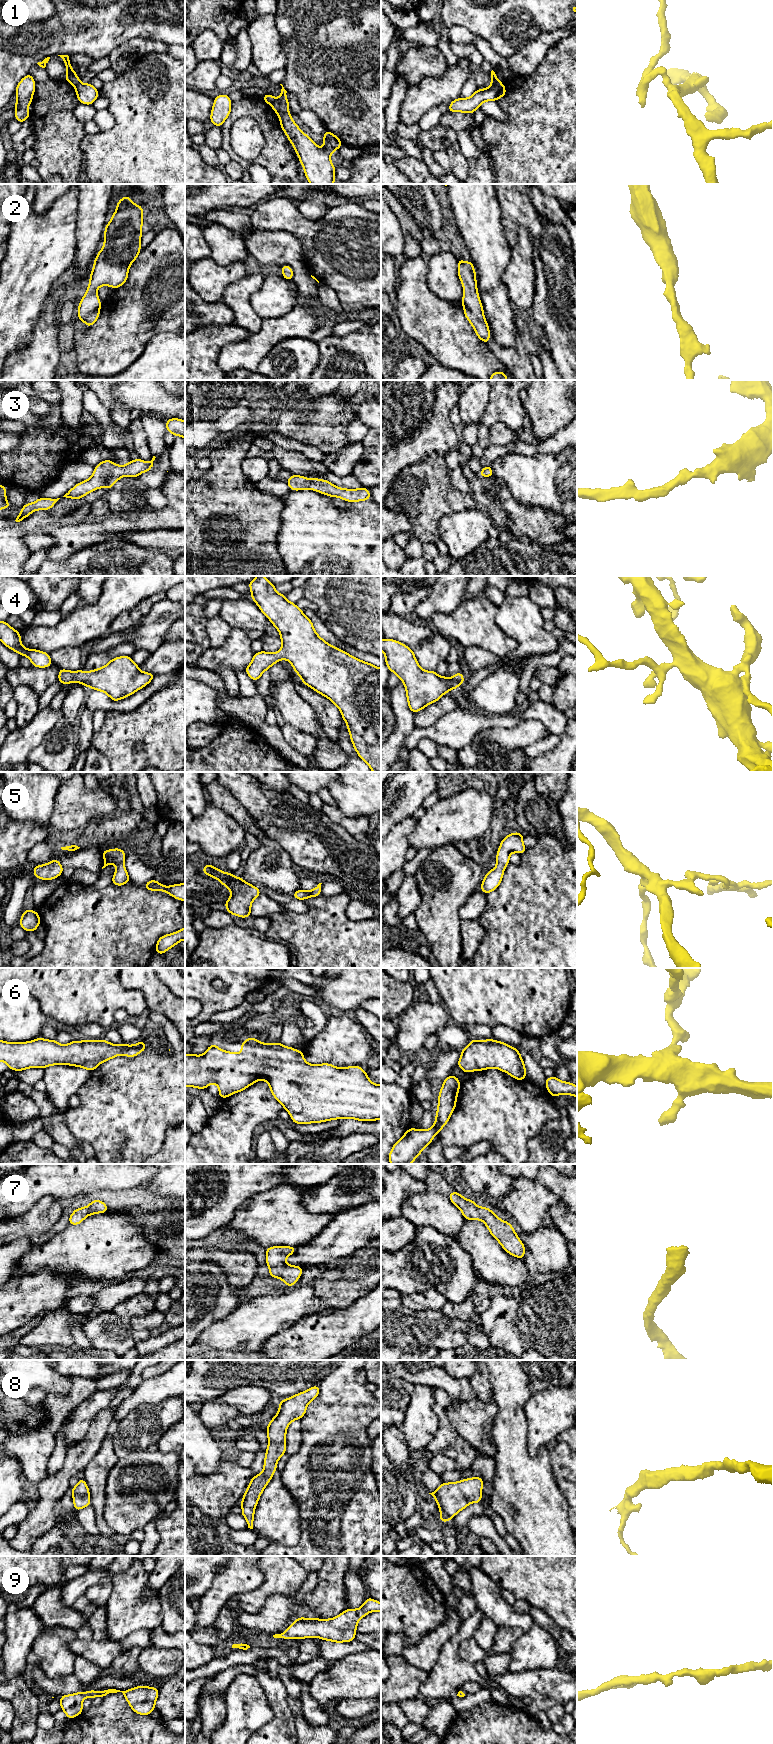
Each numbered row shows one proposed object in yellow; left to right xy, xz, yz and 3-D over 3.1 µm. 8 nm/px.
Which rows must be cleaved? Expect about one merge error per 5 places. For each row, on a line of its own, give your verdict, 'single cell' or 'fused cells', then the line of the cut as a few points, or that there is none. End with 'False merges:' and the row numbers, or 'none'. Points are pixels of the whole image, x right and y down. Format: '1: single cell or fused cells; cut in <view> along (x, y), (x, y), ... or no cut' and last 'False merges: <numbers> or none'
1: fused cells; cut in yz along (499, 82), (491, 85)
2: single cell; no cut
3: single cell; no cut
4: single cell; no cut
5: single cell; no cut
6: single cell; no cut
7: single cell; no cut
8: single cell; no cut
9: single cell; no cut
False merges: 1

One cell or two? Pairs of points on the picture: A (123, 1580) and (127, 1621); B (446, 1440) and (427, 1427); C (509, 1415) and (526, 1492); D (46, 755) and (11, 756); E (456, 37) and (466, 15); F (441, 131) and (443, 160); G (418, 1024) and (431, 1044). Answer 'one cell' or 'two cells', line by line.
A: one cell
B: two cells
C: one cell
D: two cells
E: two cells
F: two cells
G: two cells

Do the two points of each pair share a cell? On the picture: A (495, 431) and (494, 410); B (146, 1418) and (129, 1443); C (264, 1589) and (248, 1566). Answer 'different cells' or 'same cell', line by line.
A: different cells
B: same cell
C: different cells

